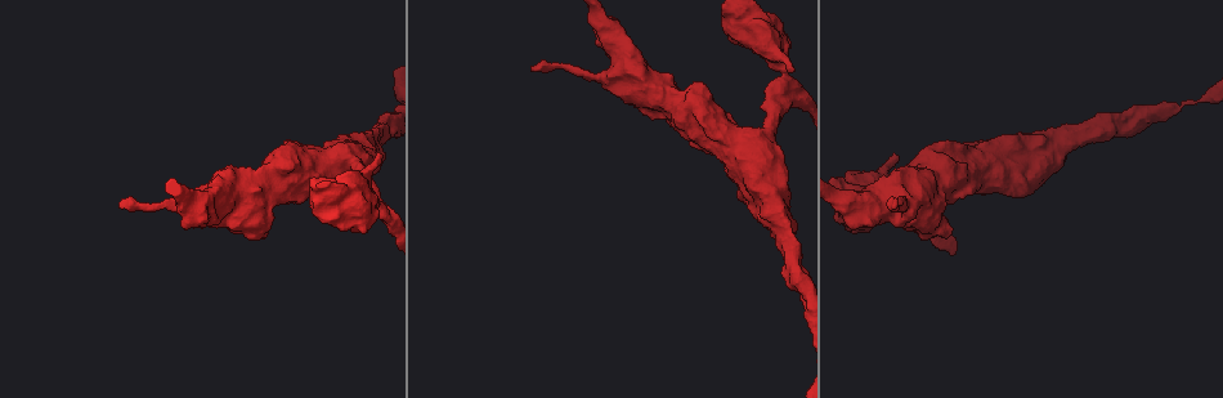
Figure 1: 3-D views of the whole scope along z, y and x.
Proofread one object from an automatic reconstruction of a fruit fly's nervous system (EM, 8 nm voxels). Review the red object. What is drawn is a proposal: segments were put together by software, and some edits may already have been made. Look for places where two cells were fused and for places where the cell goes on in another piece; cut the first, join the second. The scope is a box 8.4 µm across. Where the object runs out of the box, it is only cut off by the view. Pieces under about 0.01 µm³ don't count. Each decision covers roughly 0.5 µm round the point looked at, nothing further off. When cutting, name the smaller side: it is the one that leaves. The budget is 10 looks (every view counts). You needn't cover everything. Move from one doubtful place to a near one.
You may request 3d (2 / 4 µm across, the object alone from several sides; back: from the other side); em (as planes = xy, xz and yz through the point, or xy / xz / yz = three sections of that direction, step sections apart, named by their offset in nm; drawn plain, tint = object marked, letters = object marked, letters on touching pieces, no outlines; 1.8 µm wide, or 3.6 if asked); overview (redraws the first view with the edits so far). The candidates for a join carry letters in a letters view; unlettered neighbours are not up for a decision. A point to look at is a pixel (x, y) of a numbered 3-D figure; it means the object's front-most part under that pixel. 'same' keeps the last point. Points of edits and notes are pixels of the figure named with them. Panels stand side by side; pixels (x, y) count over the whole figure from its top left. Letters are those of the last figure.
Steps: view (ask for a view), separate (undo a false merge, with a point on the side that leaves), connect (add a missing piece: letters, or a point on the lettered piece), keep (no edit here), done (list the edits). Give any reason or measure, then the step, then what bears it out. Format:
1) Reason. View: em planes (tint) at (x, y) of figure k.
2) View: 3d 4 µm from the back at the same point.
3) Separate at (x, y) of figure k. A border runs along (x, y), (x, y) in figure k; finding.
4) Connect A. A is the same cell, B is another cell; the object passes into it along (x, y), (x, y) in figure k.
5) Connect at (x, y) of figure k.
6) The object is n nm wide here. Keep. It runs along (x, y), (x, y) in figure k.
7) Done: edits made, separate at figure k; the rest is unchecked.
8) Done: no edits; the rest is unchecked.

Thick turns thin. View: em 3.6 µm planes (tint) at (369, 198) of figure 1.

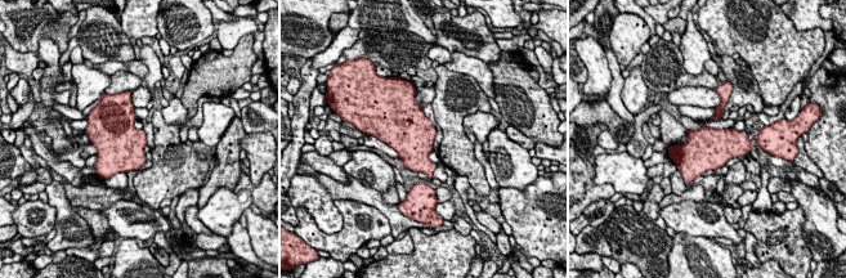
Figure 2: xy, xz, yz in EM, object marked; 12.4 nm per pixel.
View: em 3.6 µm planes (letters) at the same point.

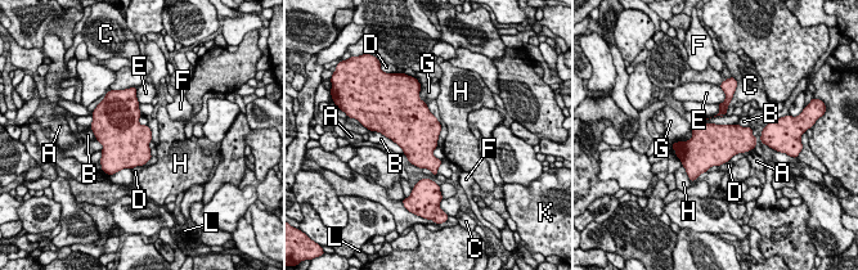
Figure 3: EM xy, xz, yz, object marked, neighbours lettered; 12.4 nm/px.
The object is 500 nm wide here. Keep. A, B, C, D, E, F, G, H, K and L are other cells; a border runs along (706, 170), (699, 175) in figure 3; all the same cell.

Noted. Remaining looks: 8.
Free end. View: 3d 4 µm at (947, 237) of figure 1.

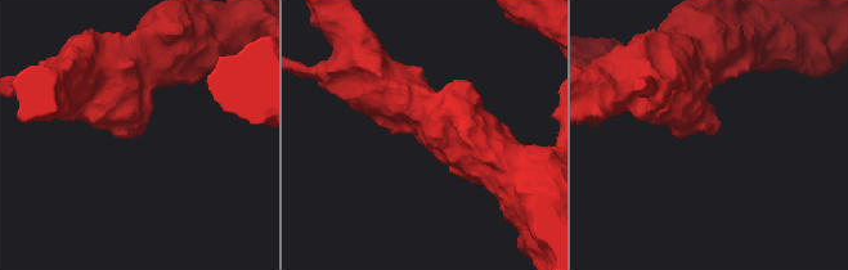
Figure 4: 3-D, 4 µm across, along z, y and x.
View: em 3.6 µm yz step 16 (letters) at (714, 133) of figure 4.

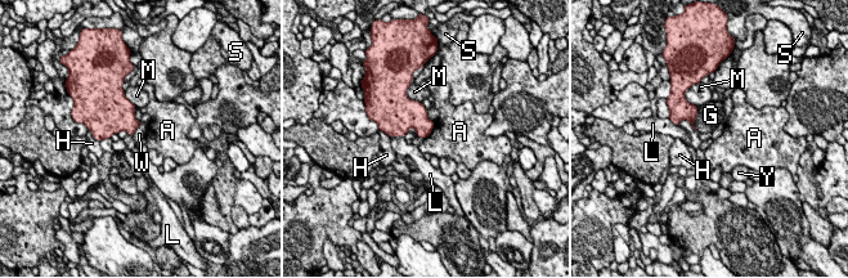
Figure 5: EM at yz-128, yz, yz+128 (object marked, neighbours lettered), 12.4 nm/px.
The longest contact is with G, 300 nm. Keep. A, G, H, L, M, S, W and Y are other cells; a border runs along (435, 122), (431, 131), (424, 139) in figure 5; none of them fits.

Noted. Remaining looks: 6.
Free end. View: em planes (letters) at (534, 70) of figure 1.

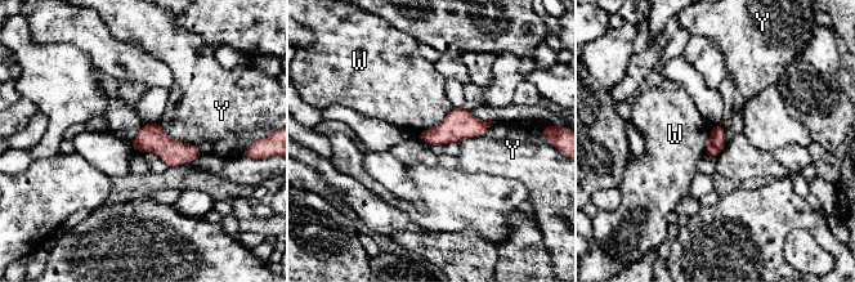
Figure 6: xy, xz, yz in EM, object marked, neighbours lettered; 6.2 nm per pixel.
Keep. W and Y are other cells; a border runs along (453, 107), (438, 124), (420, 131) in figure 6; no lettered piece goes on from it.

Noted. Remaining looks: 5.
View: em 3.6 µm planes (letters) at (351, 167) of figure 1.

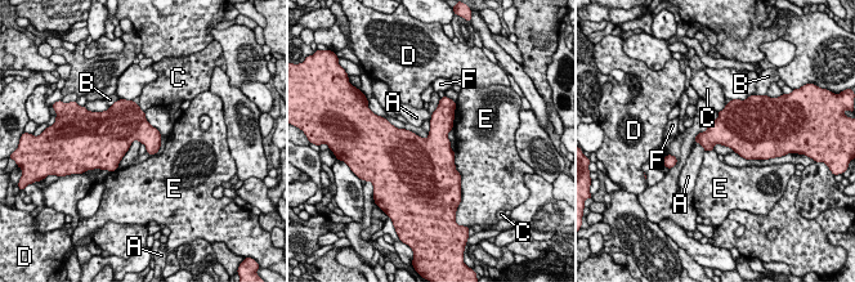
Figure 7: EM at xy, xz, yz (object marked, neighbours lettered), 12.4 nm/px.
The longest contact is with E, 340 nm. Keep. A, B, C, D, E and F are other cells; a border runs along (456, 102), (452, 128) in figure 7; continuous, no second cell.

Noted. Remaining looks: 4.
Done: no edits; the rest is unchecked.

